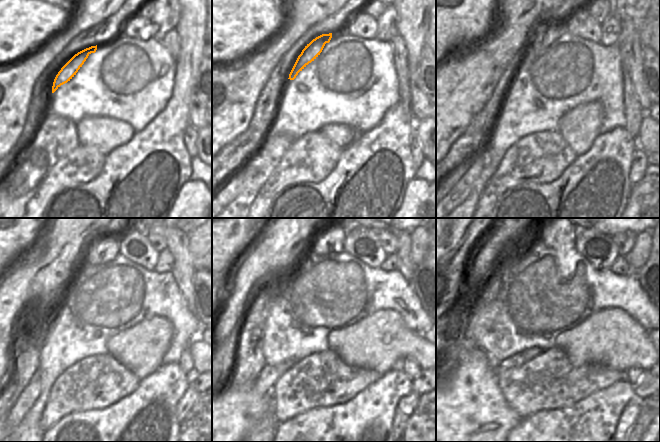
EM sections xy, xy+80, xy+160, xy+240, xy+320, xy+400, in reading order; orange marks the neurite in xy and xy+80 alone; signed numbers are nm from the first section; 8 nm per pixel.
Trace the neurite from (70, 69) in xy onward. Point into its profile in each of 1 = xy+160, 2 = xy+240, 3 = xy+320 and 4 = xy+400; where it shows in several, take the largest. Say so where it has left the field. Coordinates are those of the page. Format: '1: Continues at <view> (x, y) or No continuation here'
1: Continues at xy+160 (544, 36)
2: Continues at xy+240 (105, 247)
3: Continues at xy+320 (329, 240)
4: Continues at xy+400 (561, 238)

